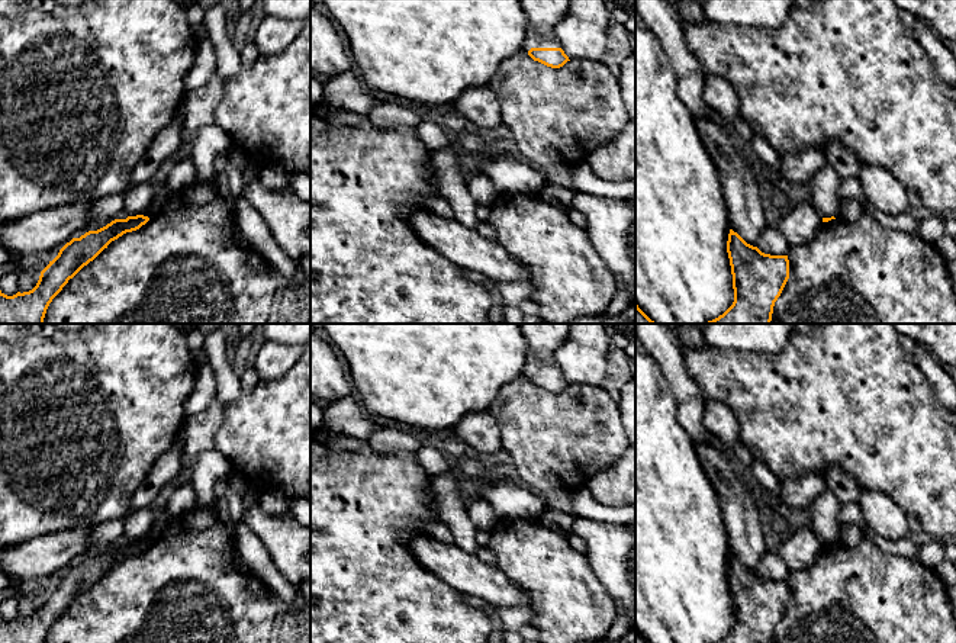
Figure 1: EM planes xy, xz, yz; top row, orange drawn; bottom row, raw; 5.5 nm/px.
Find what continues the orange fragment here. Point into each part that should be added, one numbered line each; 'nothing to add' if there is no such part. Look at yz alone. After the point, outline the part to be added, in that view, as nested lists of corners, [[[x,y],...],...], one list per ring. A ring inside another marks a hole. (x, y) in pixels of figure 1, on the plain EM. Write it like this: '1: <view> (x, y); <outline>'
1: yz (824, 510); [[[825,488],[809,505],[809,517],[812,520],[811,528],[821,540],[821,543],[837,543],[841,537],[841,527],[838,524],[838,514],[843,504],[837,496]]]

